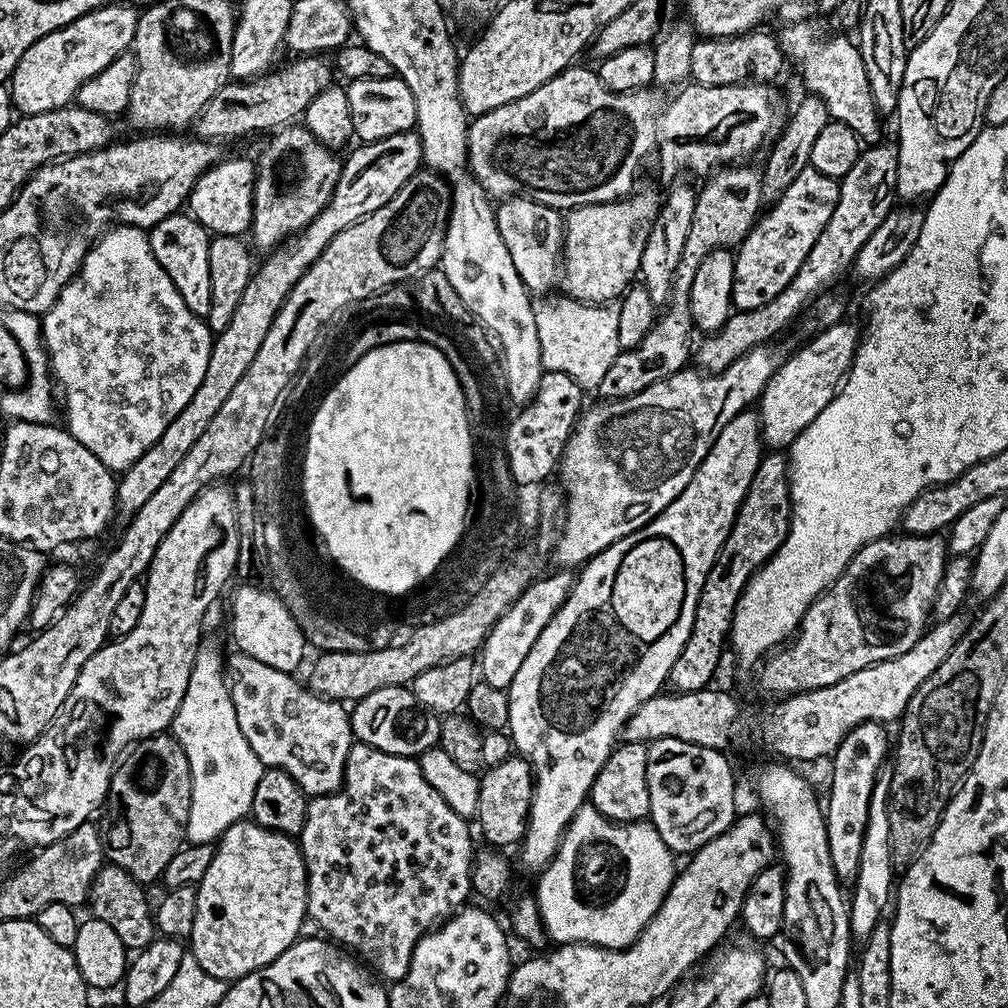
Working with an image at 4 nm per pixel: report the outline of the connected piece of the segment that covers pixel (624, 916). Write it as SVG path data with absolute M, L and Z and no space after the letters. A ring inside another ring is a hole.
M592 803L581 804L560 840L560 849L556 851L556 857L539 873L540 885L534 889L536 903L540 905L540 923L546 929L547 939L556 940L552 942L557 945L596 944L600 948L627 948L640 937L640 931L648 925L650 918L654 918L670 890L672 881L676 879L678 864L672 860L675 860L674 853L666 846L666 842L662 842L658 830L650 822L618 824L614 820L607 820ZM592 836L604 836L604 840L612 840L612 844L616 844L616 848L620 848L620 852L628 856L628 864L632 864L632 880L628 880L624 896L620 896L620 900L616 900L612 908L604 908L604 912L588 912L588 908L580 908L580 904L572 900L572 852L580 848L580 840L592 840Z

